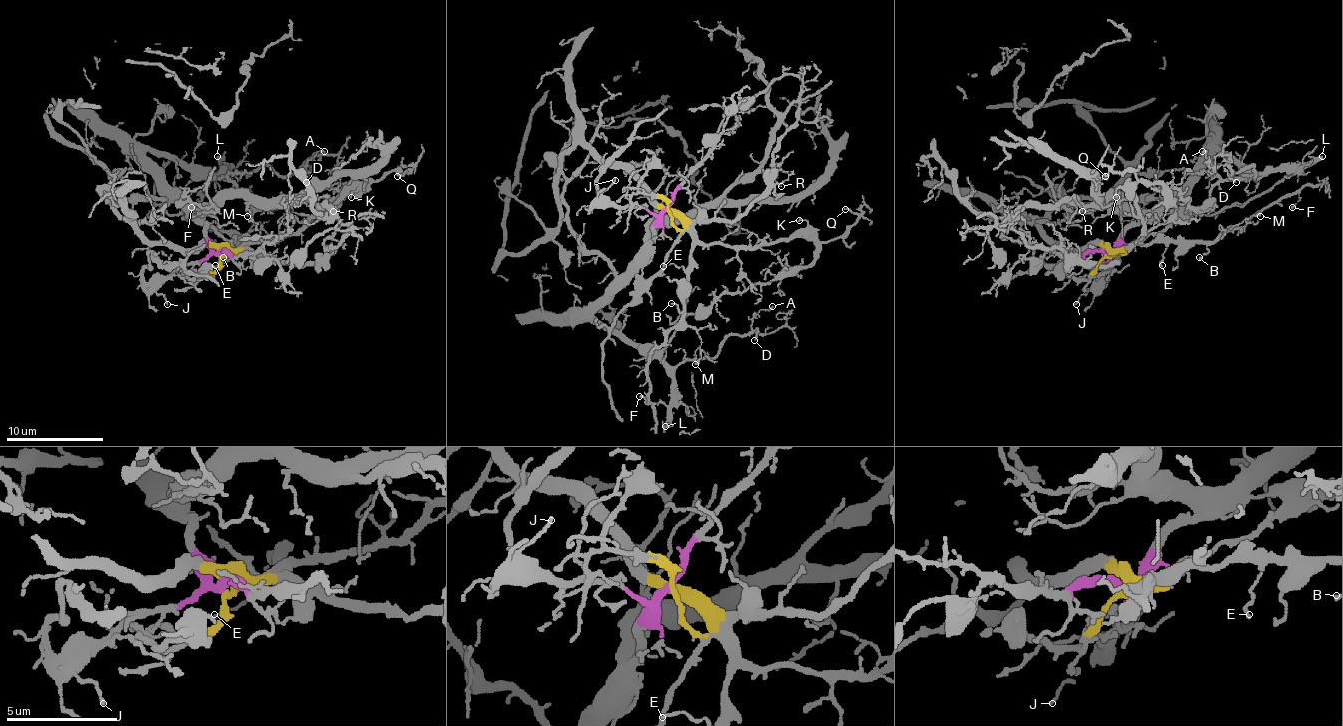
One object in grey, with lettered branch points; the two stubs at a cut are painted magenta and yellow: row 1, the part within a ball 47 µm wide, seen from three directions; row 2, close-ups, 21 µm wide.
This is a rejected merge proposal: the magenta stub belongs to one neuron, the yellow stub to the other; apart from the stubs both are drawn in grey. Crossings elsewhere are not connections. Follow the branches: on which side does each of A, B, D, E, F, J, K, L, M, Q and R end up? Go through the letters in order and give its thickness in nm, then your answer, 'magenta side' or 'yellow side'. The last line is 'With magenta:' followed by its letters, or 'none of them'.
A: 140 nm thick; magenta side
B: 120 nm thick; yellow side
D: 120 nm thick; magenta side
E: 110 nm thick; yellow side
F: 130 nm thick; yellow side
J: 130 nm thick; magenta side
K: 120 nm thick; yellow side
L: 440 nm thick; magenta side
M: 160 nm thick; yellow side
Q: 150 nm thick; yellow side
R: 90 nm thick; magenta side
With magenta: A, D, J, L, R

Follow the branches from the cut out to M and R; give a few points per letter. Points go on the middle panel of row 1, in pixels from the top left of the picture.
M: (668, 208), (692, 237), (685, 320), (702, 339), (699, 356), (694, 363)
R: (668, 208), (648, 240), (663, 223), (675, 218), (702, 215), (733, 186), (757, 172), (781, 186)

